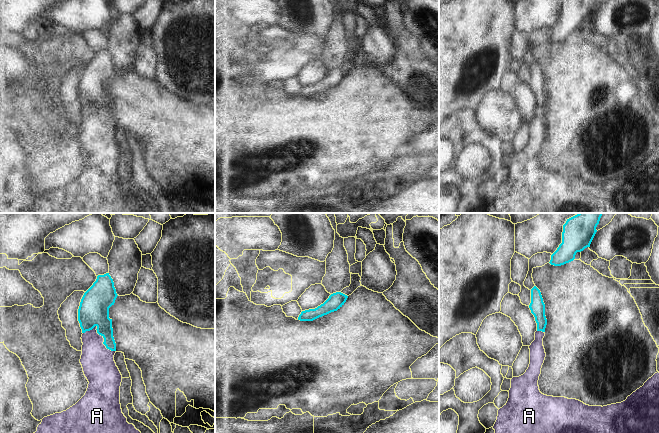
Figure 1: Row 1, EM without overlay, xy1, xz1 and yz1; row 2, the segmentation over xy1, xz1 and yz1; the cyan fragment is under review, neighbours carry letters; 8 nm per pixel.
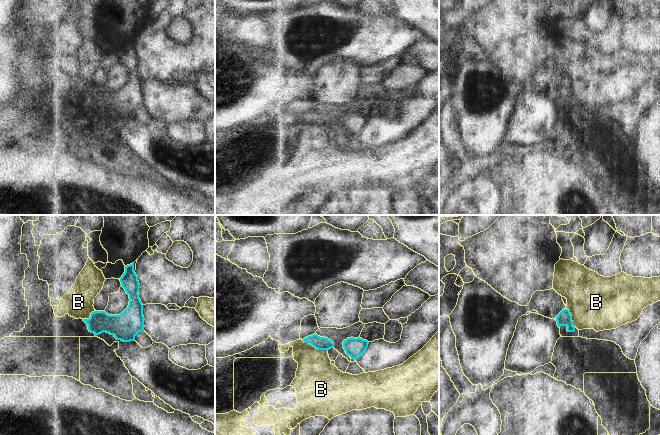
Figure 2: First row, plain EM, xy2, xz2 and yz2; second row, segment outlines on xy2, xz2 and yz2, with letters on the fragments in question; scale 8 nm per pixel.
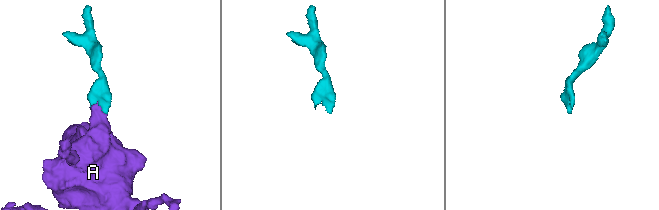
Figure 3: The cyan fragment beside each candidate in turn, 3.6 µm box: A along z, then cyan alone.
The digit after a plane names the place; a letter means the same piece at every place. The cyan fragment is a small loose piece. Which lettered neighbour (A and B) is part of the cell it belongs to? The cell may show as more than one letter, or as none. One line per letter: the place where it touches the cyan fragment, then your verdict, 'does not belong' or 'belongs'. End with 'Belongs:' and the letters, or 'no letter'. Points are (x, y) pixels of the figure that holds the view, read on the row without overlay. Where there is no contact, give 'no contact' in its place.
A: contact xy1 (100, 110); belongs
B: contact xz2 (315, 123); does not belong
Belongs: A

